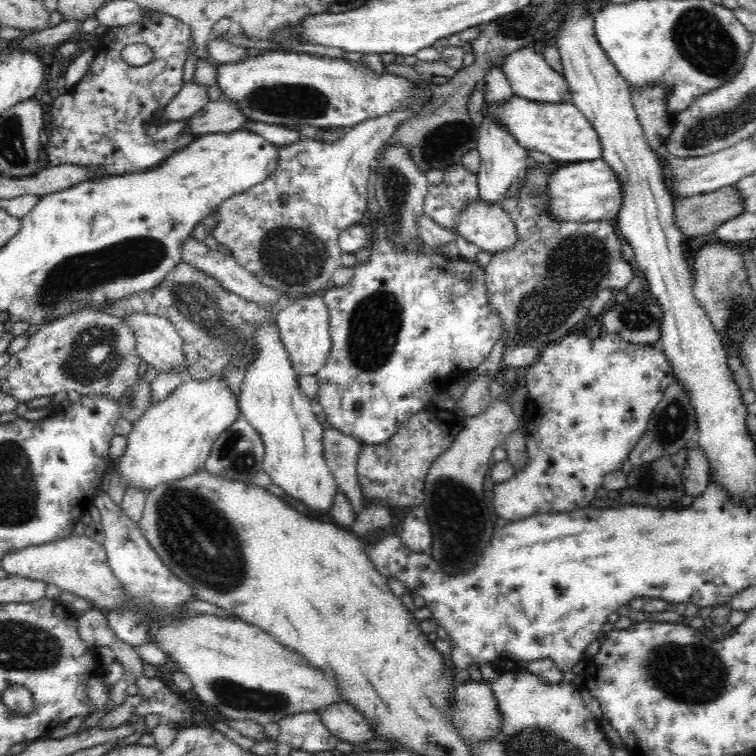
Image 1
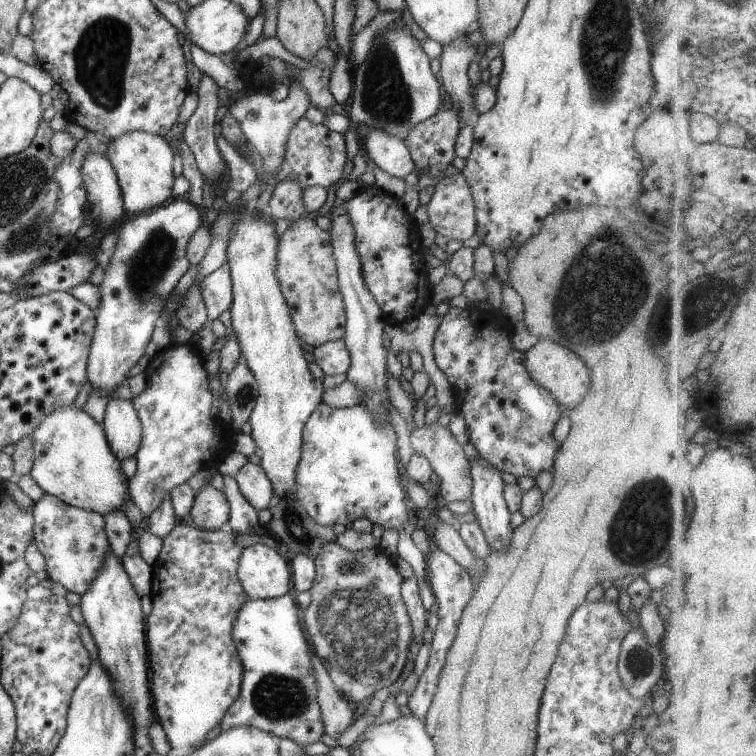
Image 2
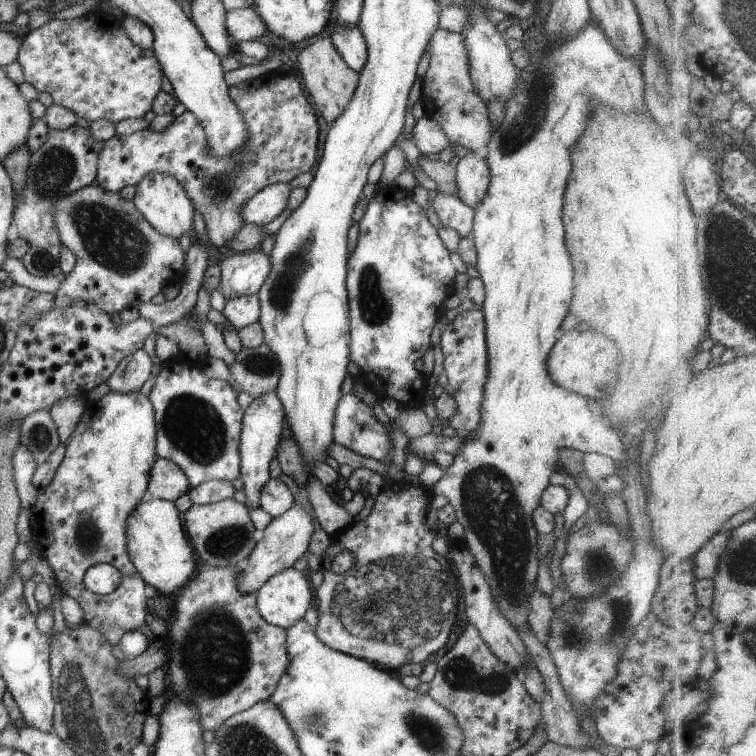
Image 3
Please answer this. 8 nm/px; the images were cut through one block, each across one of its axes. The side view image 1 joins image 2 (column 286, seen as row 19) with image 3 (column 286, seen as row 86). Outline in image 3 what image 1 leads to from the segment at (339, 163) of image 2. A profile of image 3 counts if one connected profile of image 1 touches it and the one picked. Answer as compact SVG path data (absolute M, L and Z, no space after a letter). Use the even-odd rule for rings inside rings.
M269 72L252 79L240 81L228 88L233 104L238 108L246 126L246 139L238 151L230 156L216 157L208 151L204 128L192 112L184 111L159 132L150 128L129 135L115 133L100 149L96 162L94 183L103 190L115 192L124 186L134 185L149 173L172 176L184 189L194 210L201 214L210 245L226 246L236 232L244 225L240 208L246 199L251 198L263 187L273 183L288 183L295 176L308 171L317 158L317 122L314 107L307 102L299 79L293 73Z

